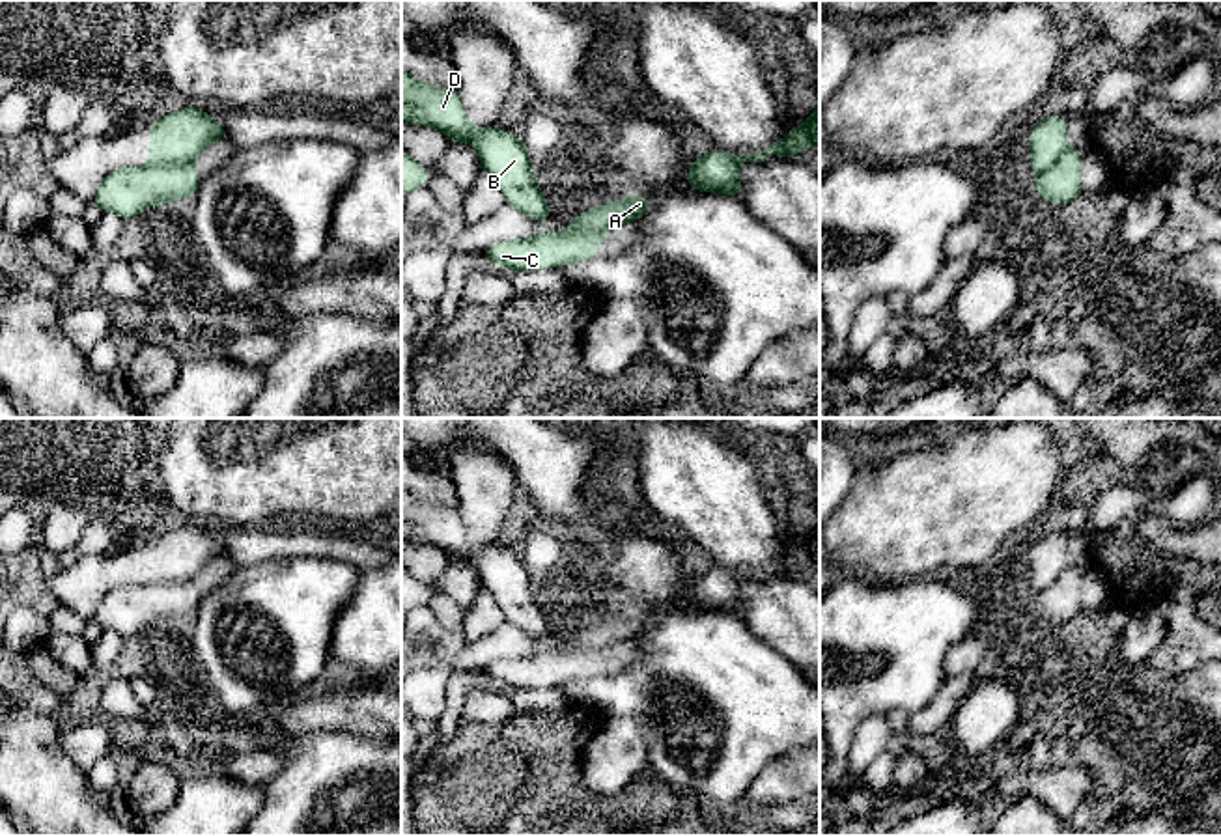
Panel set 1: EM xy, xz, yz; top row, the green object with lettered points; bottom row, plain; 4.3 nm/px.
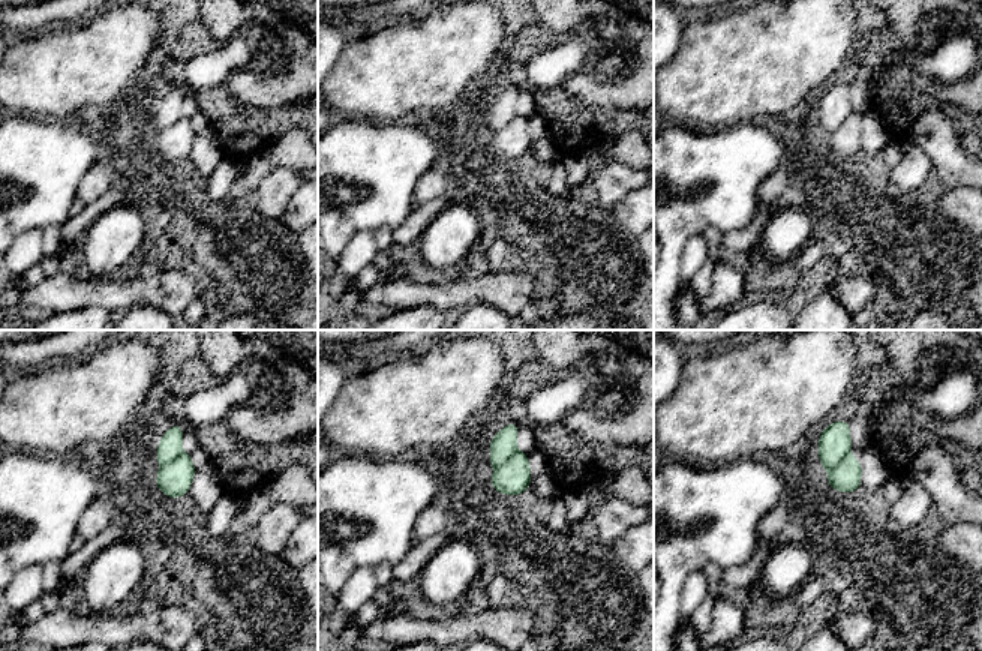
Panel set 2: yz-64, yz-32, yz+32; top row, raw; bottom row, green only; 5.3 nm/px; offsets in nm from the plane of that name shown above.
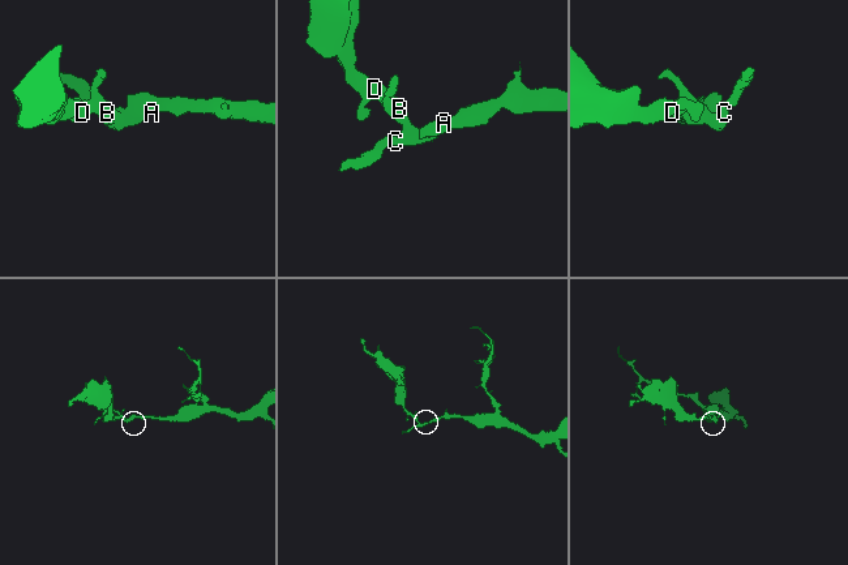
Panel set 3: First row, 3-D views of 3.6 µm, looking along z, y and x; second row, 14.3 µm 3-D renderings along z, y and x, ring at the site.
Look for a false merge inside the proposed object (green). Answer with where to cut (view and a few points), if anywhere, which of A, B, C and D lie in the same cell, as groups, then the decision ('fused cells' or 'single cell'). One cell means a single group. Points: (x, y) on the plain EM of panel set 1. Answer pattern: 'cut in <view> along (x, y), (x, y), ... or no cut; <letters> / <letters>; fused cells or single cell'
no cut; A B C D; single cell

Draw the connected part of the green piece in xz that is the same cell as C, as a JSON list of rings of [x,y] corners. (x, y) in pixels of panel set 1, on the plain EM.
[[[633,612],[622,620],[584,629],[571,636],[566,651],[543,649],[517,659],[487,664],[482,672],[493,681],[513,689],[538,689],[582,681],[597,676],[599,659],[616,644],[633,642],[652,625],[648,614]]]

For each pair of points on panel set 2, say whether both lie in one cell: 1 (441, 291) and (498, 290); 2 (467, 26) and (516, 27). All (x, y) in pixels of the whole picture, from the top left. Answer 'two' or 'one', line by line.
1: one
2: two

